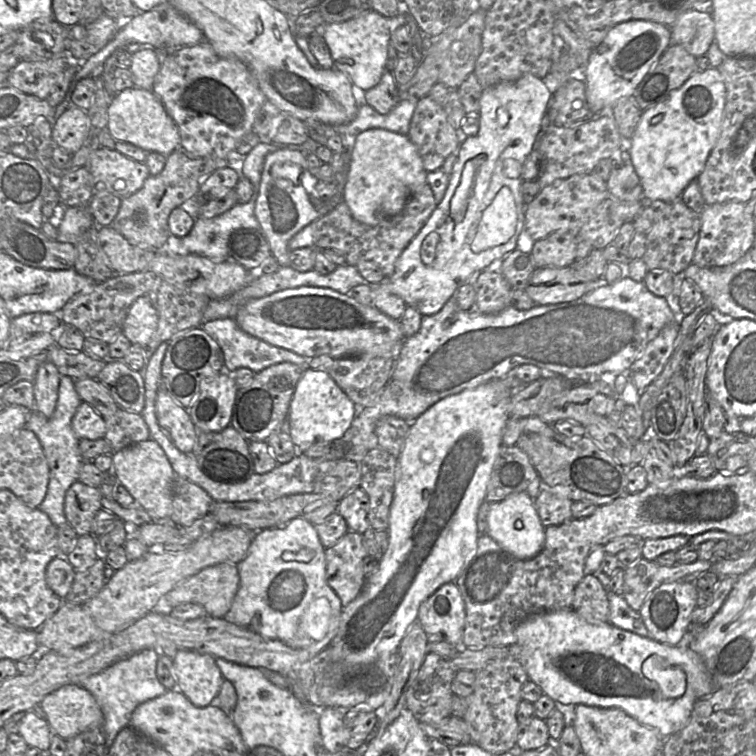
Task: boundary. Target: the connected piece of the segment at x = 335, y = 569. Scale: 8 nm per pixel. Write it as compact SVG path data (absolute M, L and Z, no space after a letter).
M348 531L333 546L326 548L326 581L347 606L361 593L367 576L363 560L367 556L363 535Z

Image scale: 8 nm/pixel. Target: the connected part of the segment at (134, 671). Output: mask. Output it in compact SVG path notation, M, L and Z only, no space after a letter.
M145 649L117 661L105 670L87 677L80 683L94 696L103 712L103 730L107 749L113 744L118 733L130 725L131 715L139 705L167 691L156 675L159 657L160 654L156 649Z

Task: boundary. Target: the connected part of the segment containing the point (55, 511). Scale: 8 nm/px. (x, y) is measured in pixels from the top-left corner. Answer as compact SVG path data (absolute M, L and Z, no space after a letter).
M61 376L58 400L55 411L50 418L38 411L31 412L25 428L33 431L43 448L48 466L49 482L46 496L38 507L57 527L68 524L65 516L65 496L69 488L79 481L80 470L85 460L79 450L79 437L72 428L73 417L82 400L75 389L75 380L69 376Z

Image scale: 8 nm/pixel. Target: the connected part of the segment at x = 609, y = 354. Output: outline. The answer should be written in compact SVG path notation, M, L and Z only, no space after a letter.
M627 275L612 284L601 282L600 286L595 288L590 293L587 293L582 297L570 302L550 305L537 305L529 310L517 310L510 305L498 314L494 315L482 314L477 312L475 309L470 309L468 311L461 310L457 305L455 292L437 314L432 316L422 316L422 322L419 331L412 337L404 340L400 353L395 360L391 377L378 400L372 406L357 408L356 417L354 418L350 428L341 438L341 442L345 444L344 459L360 463L370 450L378 447L375 427L378 420L382 417L396 416L405 420L406 422L413 422L438 401L448 396L458 394L464 390L476 388L477 386L487 383L491 380L500 380L507 376L514 368L523 364L536 365L542 369L545 374L558 374L568 379L570 382L589 383L599 379L604 372L622 373L623 371L629 369L631 365L642 355L648 343L659 334L663 327L676 320L677 317L669 307L666 298L655 296L647 289L643 281L634 281Z

